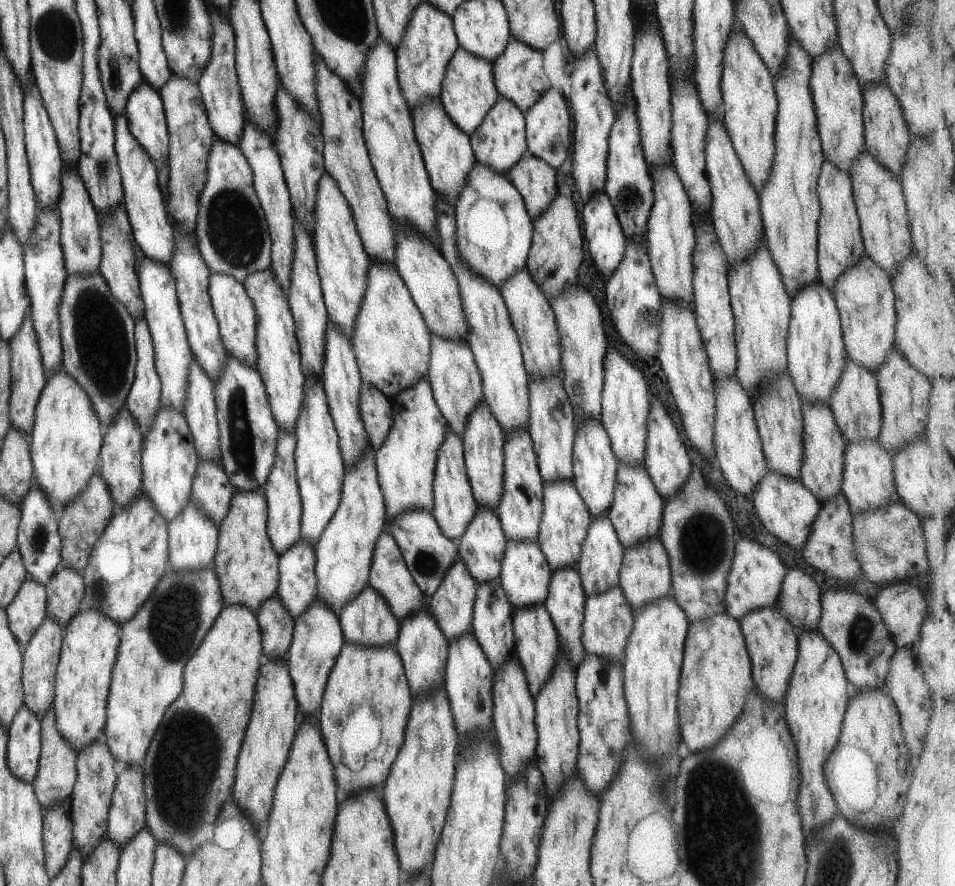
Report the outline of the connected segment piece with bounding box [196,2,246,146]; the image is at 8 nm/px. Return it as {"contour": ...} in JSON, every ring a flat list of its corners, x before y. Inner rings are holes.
{"contour":[[209,2,207,3,207,10,209,10,209,24,211,24,211,38,209,38,211,58,205,64,205,70,201,72,196,85,201,94,205,114,213,134,221,142,229,142,229,144,237,146,237,142,243,134,241,130,245,126,246,118,244,117,244,106,241,100,238,78,235,74,234,34,230,22,225,20,223,14,217,14,217,10]]}

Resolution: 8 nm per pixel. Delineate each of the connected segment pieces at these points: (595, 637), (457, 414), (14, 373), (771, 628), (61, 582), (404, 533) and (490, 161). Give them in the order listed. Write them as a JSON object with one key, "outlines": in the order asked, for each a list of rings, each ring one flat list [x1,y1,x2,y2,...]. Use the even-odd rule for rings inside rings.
{"outlines":[[[619,585,611,586,601,594,585,596,583,603,583,622,581,622,581,646,587,654,595,654,597,658,607,658,609,662,622,664,627,637,633,626,633,610,625,596,621,594]],[[431,336,431,350,429,351,429,362,427,363,427,376,431,392,436,402,437,408,441,411,447,426,463,438,465,430,465,420,473,412,473,408,483,400,483,390,481,378,477,366,473,360,468,344,464,338,453,340,450,338,441,338,441,336]],[[31,304,23,324,17,330,16,336,8,342,10,350,10,397,8,415,12,428,25,432,29,437,35,420,37,401,40,400,41,390,44,389,47,375,41,358,40,346,37,346,37,335,31,320]],[[776,605,753,610,738,623,749,655,754,689,761,694,761,698,769,698,773,704,783,702,793,664,797,660,797,630]],[[58,566,44,586,47,598,46,616,61,626,79,612,83,598,84,584,82,573]],[[405,510,397,514,397,518,391,518,387,522,387,532,397,543,413,582,417,584,418,589,426,598,431,596,437,590,443,574,449,570,449,566,453,566,455,558,459,556,456,543,447,540,441,534,433,515,427,510]],[[499,95,497,102,494,102,485,114,483,122,468,137,475,159,481,166,489,166,489,170,495,170,499,174,507,174,507,170,523,156,523,153,527,152,524,113,517,110,507,98,501,98]]]}

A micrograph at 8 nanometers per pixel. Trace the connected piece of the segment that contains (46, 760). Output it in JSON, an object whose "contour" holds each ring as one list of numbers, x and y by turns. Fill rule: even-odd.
{"contour":[[53,707,45,712,45,716,40,718,40,760,36,778,32,782,35,787,36,797,39,799,43,809,51,808,55,805,68,804,72,786,76,779,76,754,75,750,65,742,65,738,57,732]]}

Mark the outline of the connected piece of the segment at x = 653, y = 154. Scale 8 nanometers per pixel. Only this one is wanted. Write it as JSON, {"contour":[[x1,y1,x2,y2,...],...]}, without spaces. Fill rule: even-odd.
{"contour":[[641,6,634,11,634,36,633,36,633,56,630,64,631,94,635,99,635,118,637,118,637,134,639,134,639,144,647,162,647,170,653,168,653,164,661,164,672,160,671,157,671,106,670,106,670,85,668,84,669,63,667,53,663,46,661,31,649,10,642,10]]}

